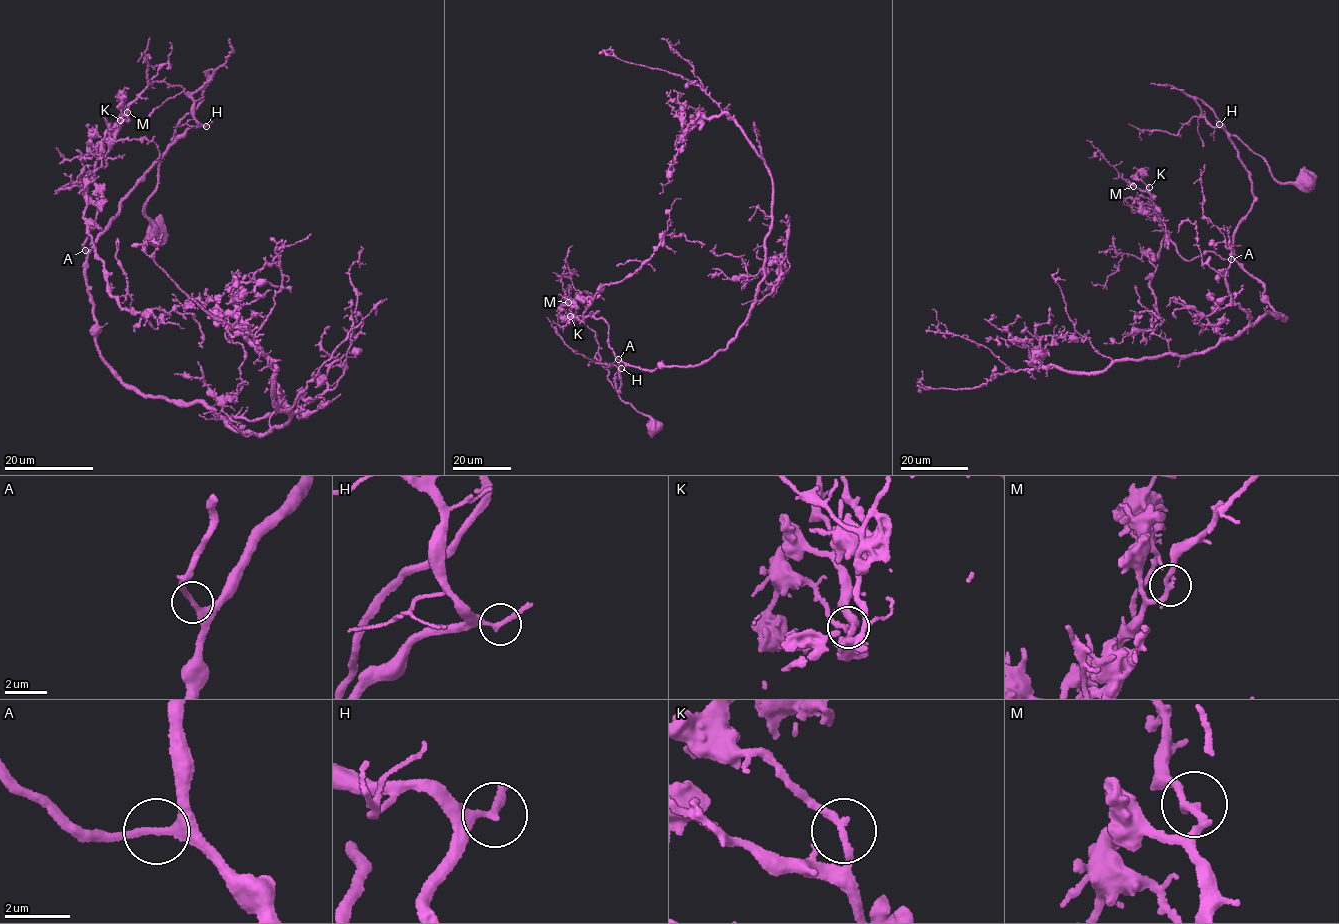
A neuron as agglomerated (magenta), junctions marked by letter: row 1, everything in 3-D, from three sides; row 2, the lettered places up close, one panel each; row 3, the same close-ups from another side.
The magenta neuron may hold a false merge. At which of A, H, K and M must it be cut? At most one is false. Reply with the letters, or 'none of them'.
none of them

